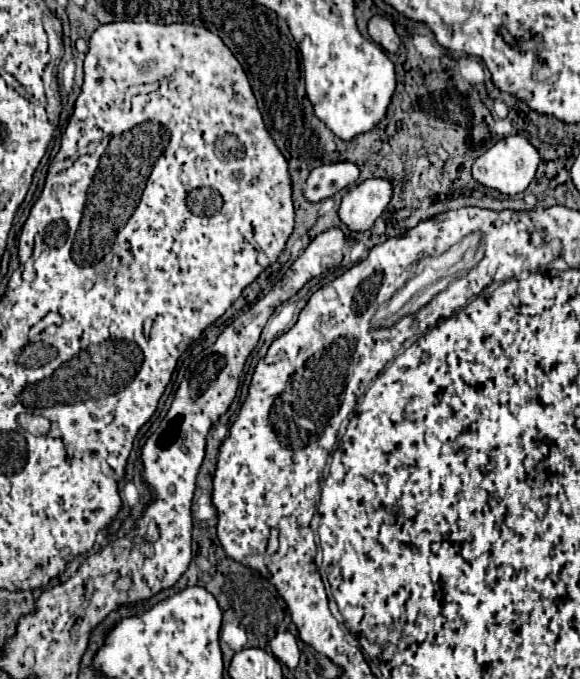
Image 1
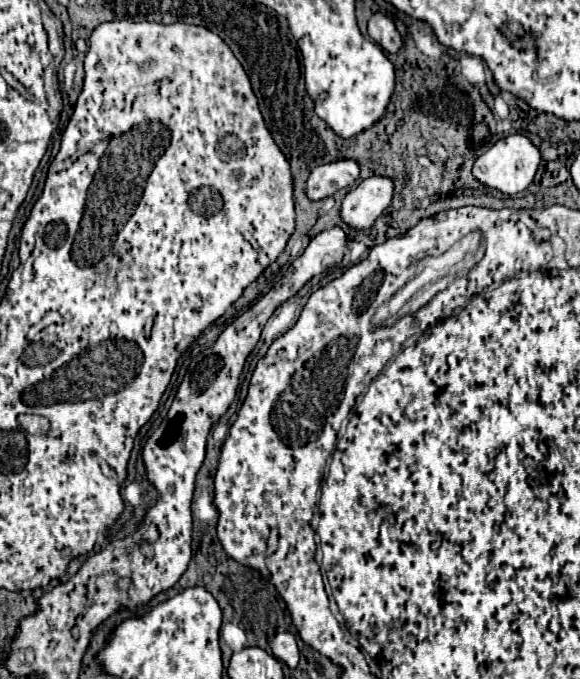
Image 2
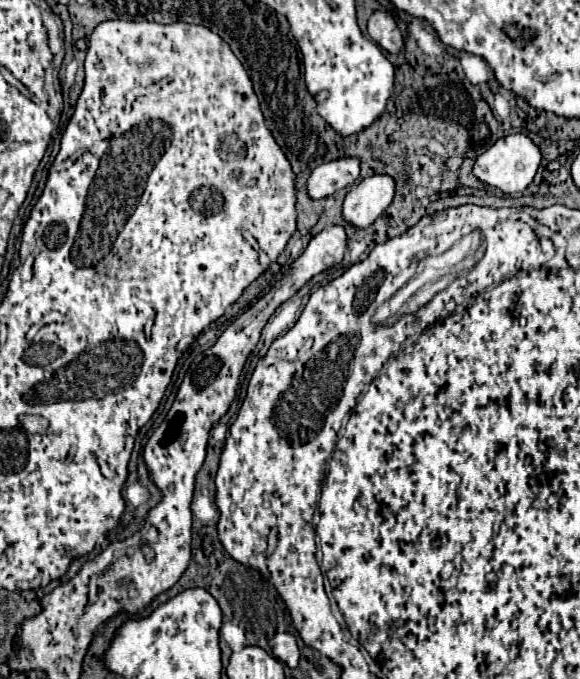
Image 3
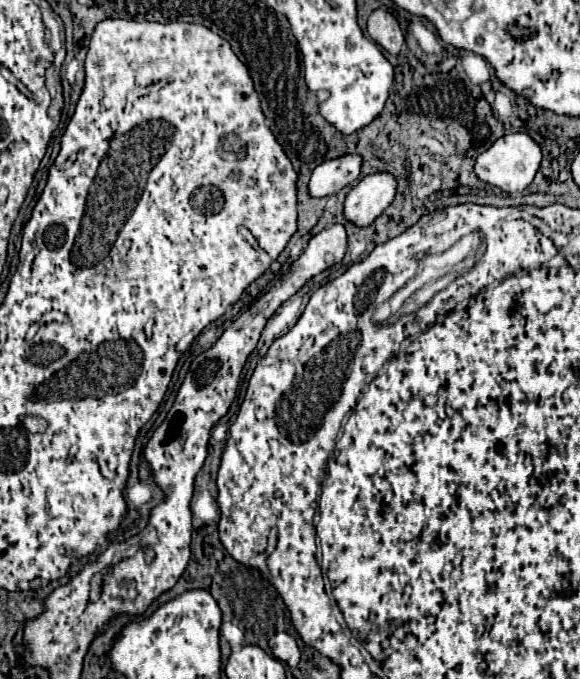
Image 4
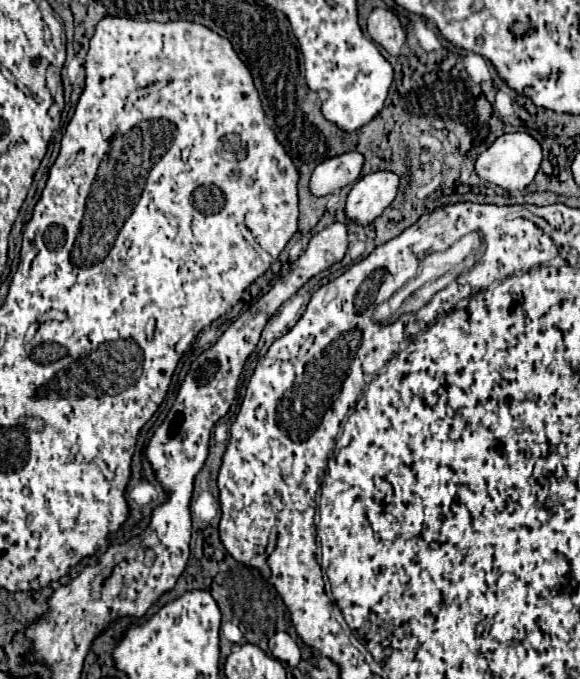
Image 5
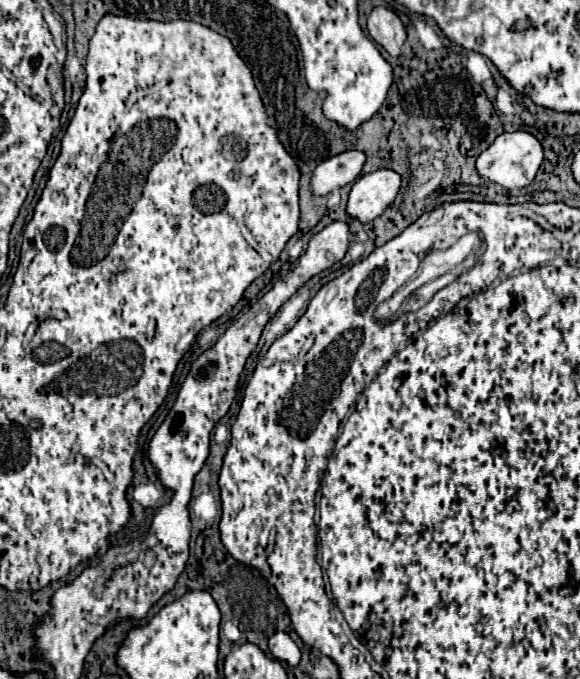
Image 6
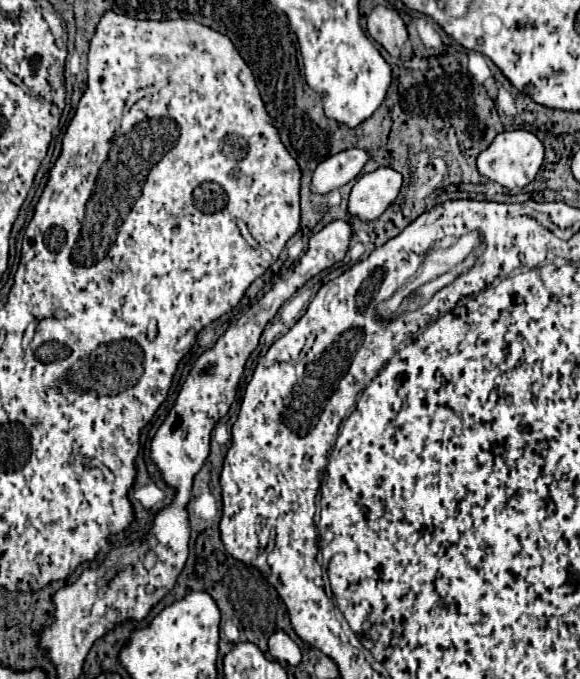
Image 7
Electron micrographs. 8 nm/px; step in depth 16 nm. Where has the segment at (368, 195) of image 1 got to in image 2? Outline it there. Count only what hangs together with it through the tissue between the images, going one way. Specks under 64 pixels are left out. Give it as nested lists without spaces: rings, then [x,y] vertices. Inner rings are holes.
[[[370,176],[354,186],[342,202],[342,220],[356,230],[366,230],[390,206],[394,180],[388,176]]]

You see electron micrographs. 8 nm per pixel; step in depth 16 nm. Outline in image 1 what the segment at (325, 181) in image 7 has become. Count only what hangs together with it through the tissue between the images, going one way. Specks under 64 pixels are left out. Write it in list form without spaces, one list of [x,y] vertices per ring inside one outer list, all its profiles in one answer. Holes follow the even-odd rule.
[[[350,160],[332,162],[320,168],[314,168],[306,180],[304,196],[310,202],[318,202],[328,196],[334,196],[338,190],[352,186],[358,180],[358,174],[360,174],[358,166]]]

